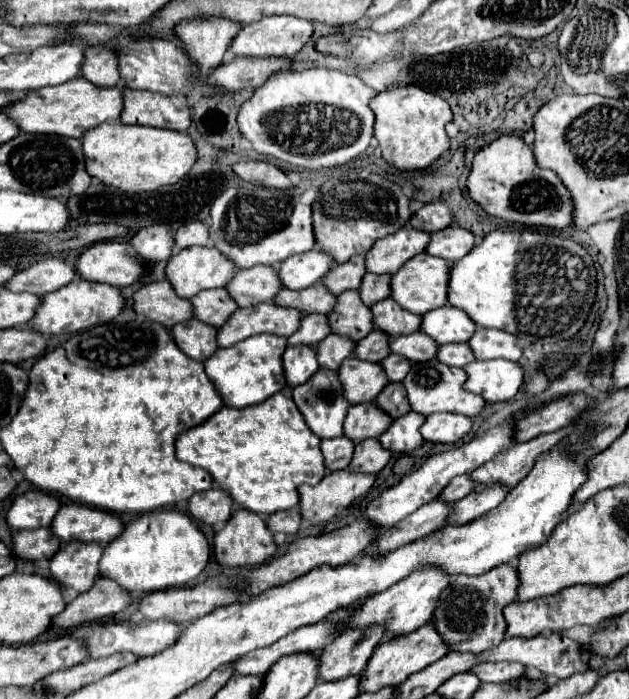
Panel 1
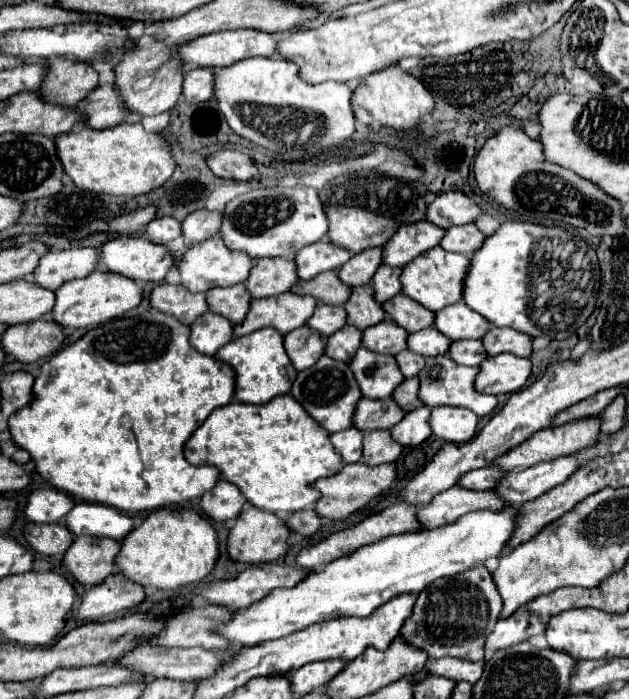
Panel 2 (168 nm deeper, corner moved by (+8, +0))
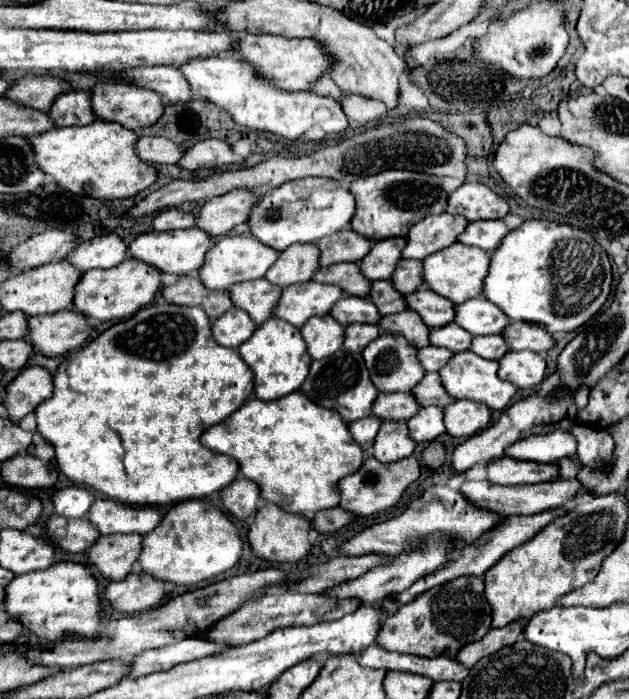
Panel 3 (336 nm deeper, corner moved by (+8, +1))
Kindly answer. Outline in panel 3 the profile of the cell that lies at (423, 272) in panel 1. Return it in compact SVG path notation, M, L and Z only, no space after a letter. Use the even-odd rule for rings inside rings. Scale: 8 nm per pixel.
M454 242L452 246L432 254L424 260L424 282L428 284L430 290L438 292L440 296L452 300L454 304L462 304L466 300L482 294L488 266L490 266L490 254L486 250Z

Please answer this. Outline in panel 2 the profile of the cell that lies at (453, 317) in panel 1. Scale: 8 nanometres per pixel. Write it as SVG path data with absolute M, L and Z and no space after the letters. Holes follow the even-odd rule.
M458 301L436 313L434 327L452 341L480 339L488 329L488 321L482 315L474 313L470 307L466 307L464 301Z

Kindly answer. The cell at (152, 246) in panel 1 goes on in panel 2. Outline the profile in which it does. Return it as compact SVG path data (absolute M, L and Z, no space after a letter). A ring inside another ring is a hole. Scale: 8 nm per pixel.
M158 217L158 219L150 221L150 225L146 227L144 233L146 233L148 241L152 241L156 245L168 245L172 239L182 235L182 229L174 217Z

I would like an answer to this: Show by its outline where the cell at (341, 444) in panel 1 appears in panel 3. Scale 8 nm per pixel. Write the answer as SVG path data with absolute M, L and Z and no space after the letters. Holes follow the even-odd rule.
M366 416L362 420L356 420L350 424L350 432L354 436L354 440L366 450L370 452L372 450L372 444L374 444L374 436L378 434L378 428L380 428L382 420L378 420L376 416Z

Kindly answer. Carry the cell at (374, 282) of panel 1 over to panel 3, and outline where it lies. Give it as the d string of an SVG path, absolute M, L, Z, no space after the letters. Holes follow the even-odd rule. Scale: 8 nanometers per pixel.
M400 260L394 274L392 282L398 292L404 296L414 292L418 286L422 286L422 262L418 260Z

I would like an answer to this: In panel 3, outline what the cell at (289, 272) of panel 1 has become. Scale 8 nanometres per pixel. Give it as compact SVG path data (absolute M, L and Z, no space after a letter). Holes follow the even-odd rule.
M352 228L334 232L318 242L318 248L322 252L320 266L330 266L338 262L360 262L362 256L370 252L374 242L376 240L370 240L368 236L362 236Z

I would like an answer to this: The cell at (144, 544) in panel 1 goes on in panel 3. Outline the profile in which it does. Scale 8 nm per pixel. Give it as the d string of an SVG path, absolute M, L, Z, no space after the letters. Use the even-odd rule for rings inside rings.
M202 500L174 504L162 524L144 536L138 564L152 576L172 584L198 584L230 570L242 558L242 538L236 524L216 506Z

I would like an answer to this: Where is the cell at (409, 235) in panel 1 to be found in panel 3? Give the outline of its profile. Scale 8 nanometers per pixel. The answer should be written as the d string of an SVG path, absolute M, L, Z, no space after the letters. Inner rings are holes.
M448 212L440 216L426 216L424 220L420 220L410 228L408 244L402 252L402 258L424 260L426 256L454 244L458 234L466 226L468 226L468 220L464 216L454 216Z

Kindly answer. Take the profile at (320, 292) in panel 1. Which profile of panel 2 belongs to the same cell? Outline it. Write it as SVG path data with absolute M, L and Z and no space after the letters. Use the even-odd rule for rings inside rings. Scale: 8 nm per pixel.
M326 271L310 281L298 281L290 291L296 295L310 295L324 305L344 305L350 297L350 287L342 285L334 271Z

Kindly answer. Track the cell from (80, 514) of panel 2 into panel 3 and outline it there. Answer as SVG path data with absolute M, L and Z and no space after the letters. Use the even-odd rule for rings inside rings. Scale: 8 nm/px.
M96 500L88 518L100 534L138 532L144 536L150 528L158 526L162 512L158 508L126 508L126 504L118 504L118 500Z

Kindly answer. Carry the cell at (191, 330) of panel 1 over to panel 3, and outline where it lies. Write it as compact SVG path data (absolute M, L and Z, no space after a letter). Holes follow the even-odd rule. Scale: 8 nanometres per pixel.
M232 308L212 322L214 340L230 348L238 348L242 342L246 342L254 334L254 330L254 320L250 320L250 316L242 308Z

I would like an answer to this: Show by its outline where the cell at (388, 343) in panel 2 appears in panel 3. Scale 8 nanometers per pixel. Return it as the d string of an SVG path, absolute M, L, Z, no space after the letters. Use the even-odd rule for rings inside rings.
M406 310L406 312L394 314L394 316L384 316L380 326L382 326L384 332L402 334L416 348L430 346L430 338L428 338L430 336L430 328L422 322L418 312L414 312L414 310Z

